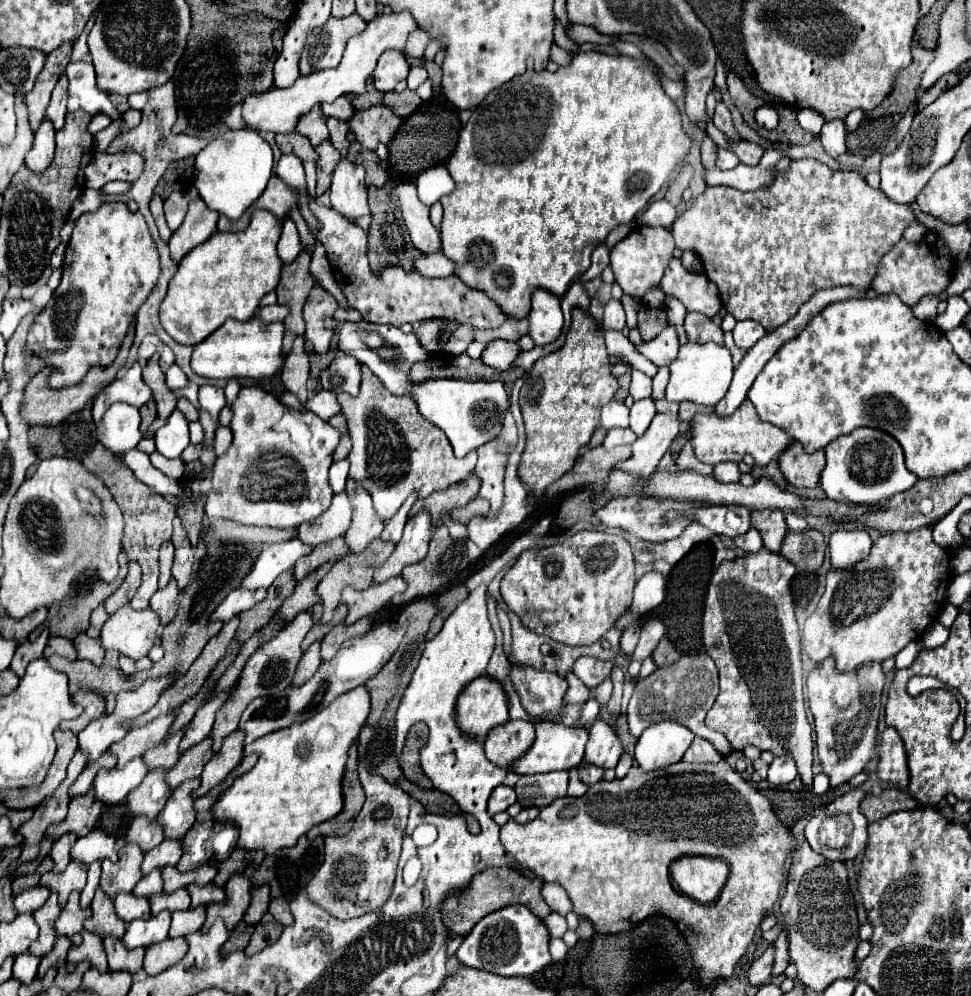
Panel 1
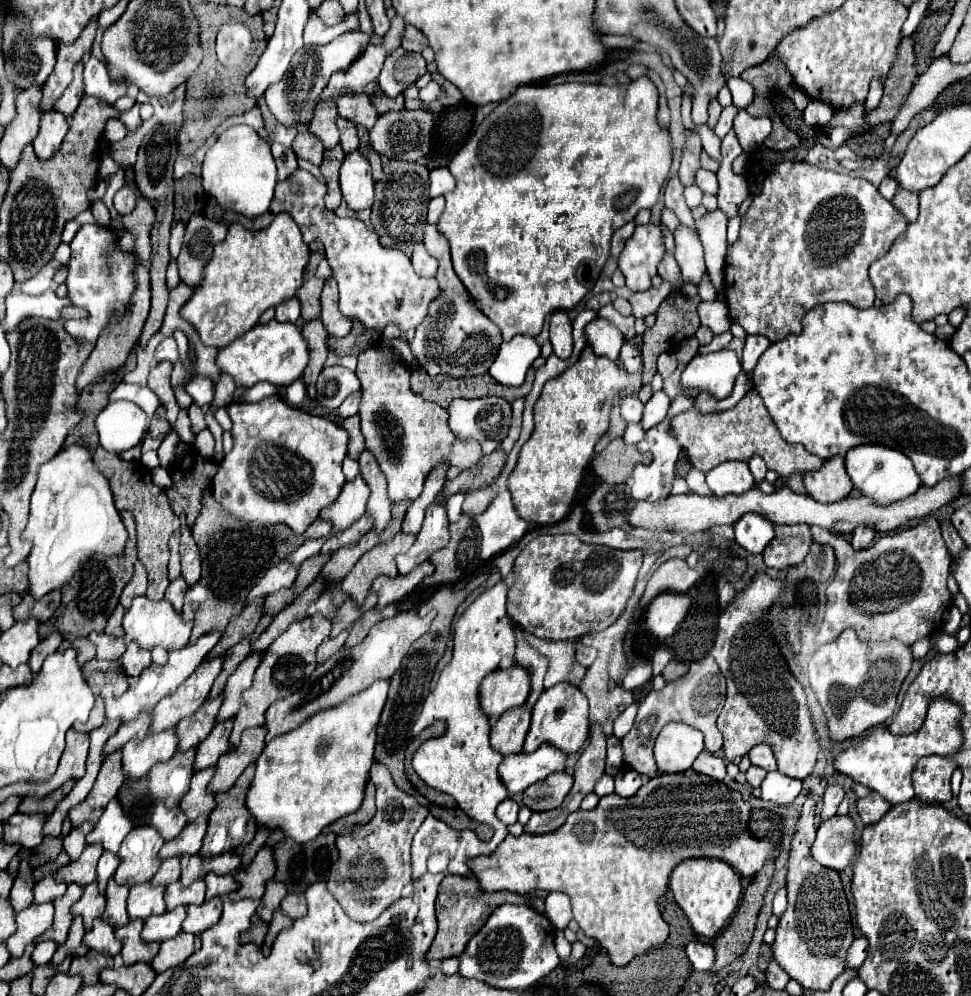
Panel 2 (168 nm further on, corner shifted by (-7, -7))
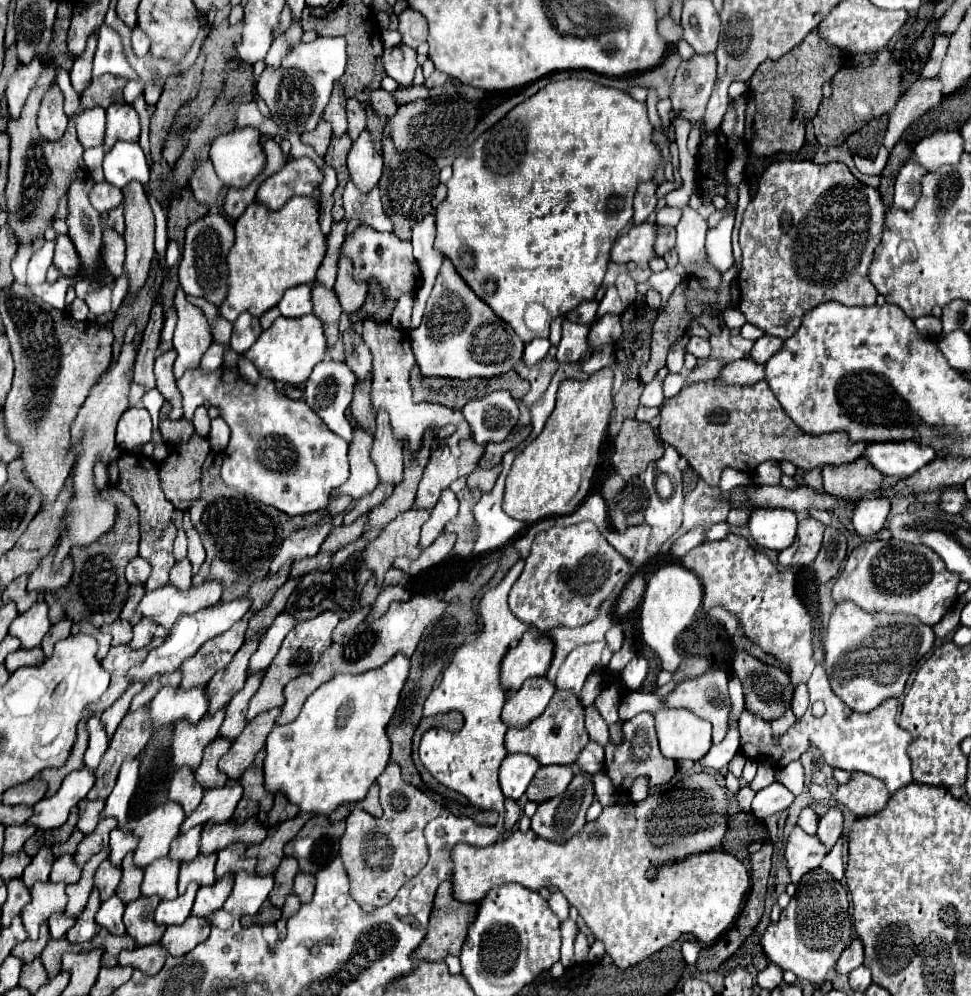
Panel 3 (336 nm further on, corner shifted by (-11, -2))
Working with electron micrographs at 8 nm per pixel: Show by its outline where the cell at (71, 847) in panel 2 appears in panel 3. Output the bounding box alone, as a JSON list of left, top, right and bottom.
[78,800,104,834]

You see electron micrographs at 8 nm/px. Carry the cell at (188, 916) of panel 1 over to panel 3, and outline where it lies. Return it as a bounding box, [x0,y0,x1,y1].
[192,872,234,916]

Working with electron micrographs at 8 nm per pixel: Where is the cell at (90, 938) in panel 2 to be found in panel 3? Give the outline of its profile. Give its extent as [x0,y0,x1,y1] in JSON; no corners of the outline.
[96,894,126,936]

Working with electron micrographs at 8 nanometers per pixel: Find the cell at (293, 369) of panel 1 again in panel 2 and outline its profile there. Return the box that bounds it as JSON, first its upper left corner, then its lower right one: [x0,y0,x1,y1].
[302,319,328,387]

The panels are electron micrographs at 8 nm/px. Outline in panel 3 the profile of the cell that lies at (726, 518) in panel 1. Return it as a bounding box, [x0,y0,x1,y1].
[748,508,798,550]

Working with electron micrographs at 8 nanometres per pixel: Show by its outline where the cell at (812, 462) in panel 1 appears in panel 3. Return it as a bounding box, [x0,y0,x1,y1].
[822,456,884,502]

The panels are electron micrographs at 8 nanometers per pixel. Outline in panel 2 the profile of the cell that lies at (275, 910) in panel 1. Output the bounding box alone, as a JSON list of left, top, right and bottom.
[280,895,306,921]

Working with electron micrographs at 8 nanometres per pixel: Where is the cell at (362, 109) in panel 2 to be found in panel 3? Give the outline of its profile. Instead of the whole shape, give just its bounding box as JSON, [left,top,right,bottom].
[370,90,398,116]

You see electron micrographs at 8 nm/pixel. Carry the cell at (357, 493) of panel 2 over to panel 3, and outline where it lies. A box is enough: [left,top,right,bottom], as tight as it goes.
[332,426,378,500]

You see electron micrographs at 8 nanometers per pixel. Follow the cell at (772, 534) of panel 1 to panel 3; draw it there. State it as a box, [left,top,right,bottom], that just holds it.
[780,516,826,568]

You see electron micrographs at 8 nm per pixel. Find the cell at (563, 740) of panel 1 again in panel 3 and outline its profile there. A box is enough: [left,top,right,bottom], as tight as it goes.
[500,754,540,800]

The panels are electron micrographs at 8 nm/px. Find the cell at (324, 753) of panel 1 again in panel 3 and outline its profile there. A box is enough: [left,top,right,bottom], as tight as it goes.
[264,652,410,814]

